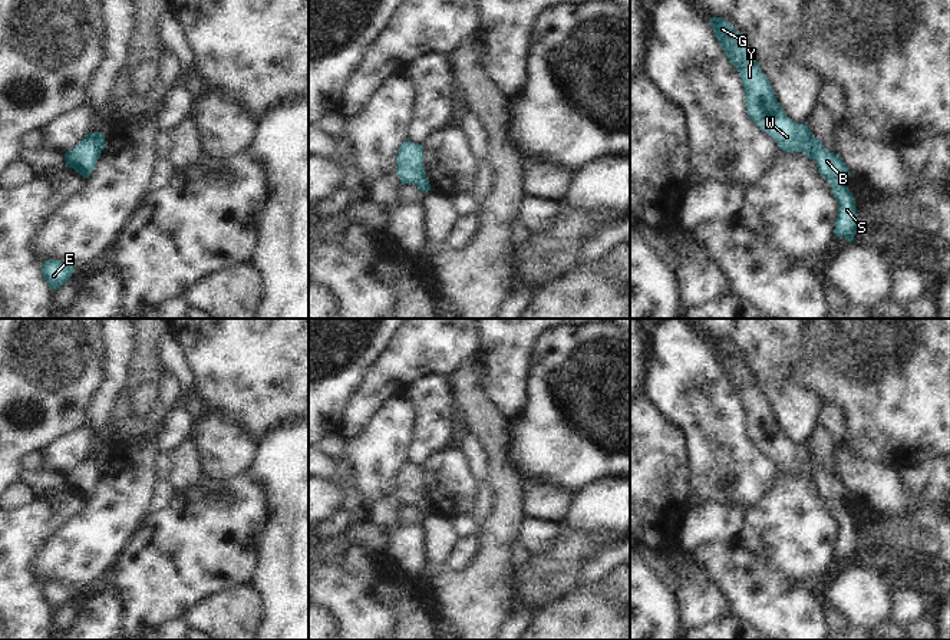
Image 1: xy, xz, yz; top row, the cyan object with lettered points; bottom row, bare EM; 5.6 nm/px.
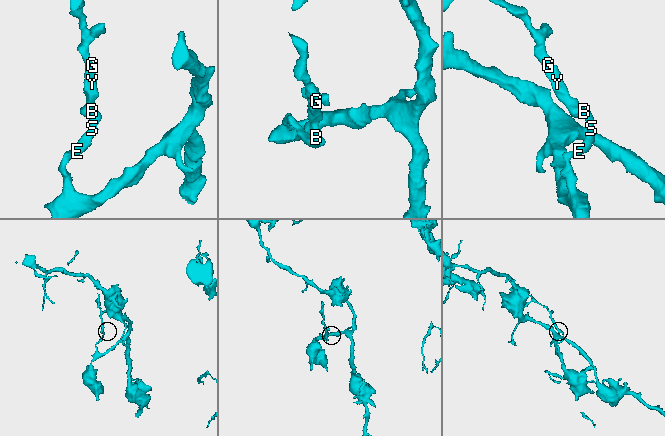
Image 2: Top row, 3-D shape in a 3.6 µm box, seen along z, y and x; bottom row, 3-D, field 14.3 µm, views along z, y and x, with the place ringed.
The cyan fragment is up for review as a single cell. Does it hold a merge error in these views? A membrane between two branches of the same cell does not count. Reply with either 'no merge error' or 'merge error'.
merge error

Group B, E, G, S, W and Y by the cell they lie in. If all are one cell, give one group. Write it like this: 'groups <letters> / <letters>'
groups B E S / G W Y

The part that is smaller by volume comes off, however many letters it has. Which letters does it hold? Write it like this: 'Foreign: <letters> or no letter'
Foreign: G, W, Y

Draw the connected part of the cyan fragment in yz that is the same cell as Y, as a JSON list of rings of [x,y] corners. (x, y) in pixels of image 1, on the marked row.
[[[713,17],[709,23],[729,62],[739,72],[749,118],[775,139],[779,149],[791,154],[802,152],[814,161],[811,129],[806,123],[794,122],[785,115],[743,34],[722,17]]]

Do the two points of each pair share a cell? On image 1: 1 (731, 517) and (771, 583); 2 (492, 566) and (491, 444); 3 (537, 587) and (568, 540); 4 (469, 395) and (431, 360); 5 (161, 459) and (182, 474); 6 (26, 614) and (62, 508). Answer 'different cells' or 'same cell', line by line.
1: different cells
2: same cell
3: same cell
4: different cells
5: different cells
6: same cell

